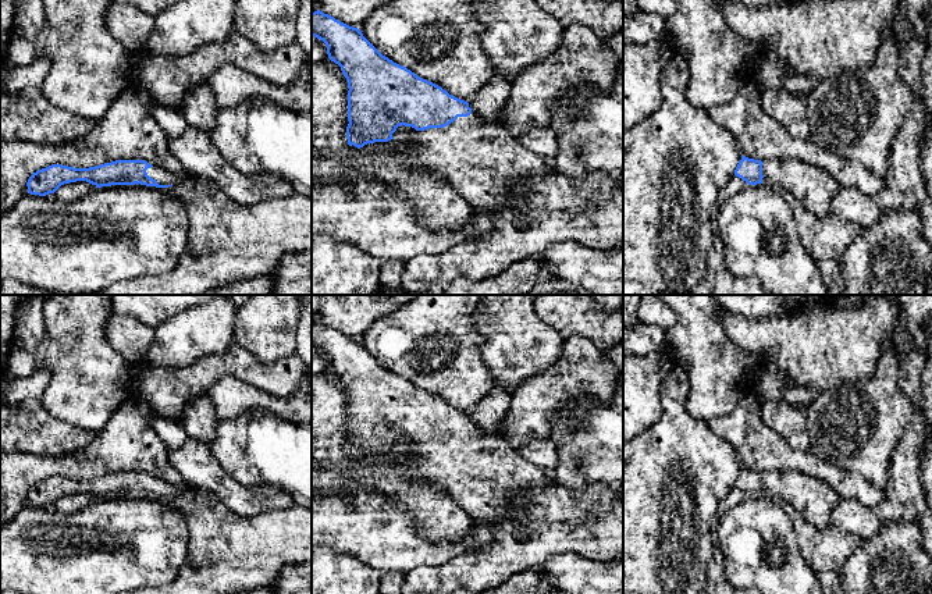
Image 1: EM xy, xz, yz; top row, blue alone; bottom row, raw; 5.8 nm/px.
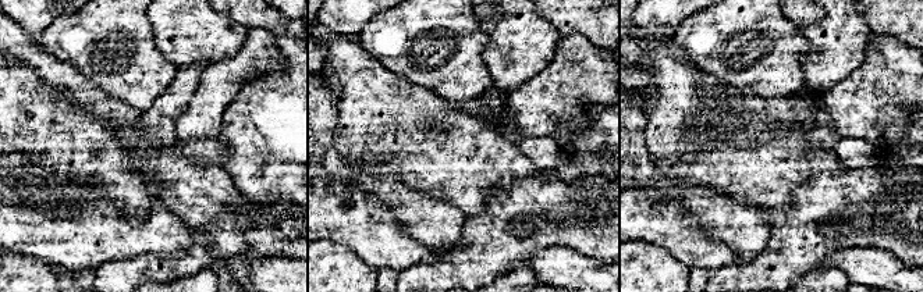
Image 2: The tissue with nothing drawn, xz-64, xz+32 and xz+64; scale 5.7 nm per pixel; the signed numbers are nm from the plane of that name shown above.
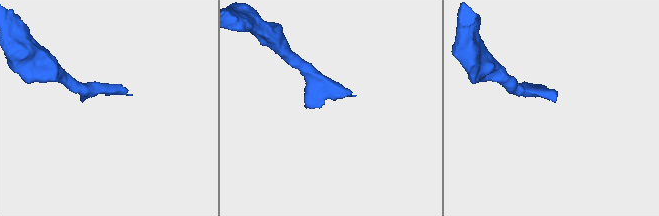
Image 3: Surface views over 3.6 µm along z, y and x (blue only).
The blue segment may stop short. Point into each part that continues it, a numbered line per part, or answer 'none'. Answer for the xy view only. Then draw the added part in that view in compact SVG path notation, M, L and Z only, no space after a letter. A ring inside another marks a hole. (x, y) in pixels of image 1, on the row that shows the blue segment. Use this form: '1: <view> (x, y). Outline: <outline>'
1: xy (163, 177). Outline: M150 167L146 170L147 175L157 181L159 185L175 185L182 178L171 174L170 171L161 168L161 167Z

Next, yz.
1: yz (814, 188). Outline: M796 159L764 160L762 175L762 184L780 185L818 217L830 214L832 199L840 189L829 172Z

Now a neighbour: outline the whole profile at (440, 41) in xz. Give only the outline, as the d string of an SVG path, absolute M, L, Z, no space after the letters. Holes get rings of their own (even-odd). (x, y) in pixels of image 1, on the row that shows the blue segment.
M392 0L374 10L359 29L383 56L469 102L495 72L481 46L484 26L477 21L474 3L476 0Z

